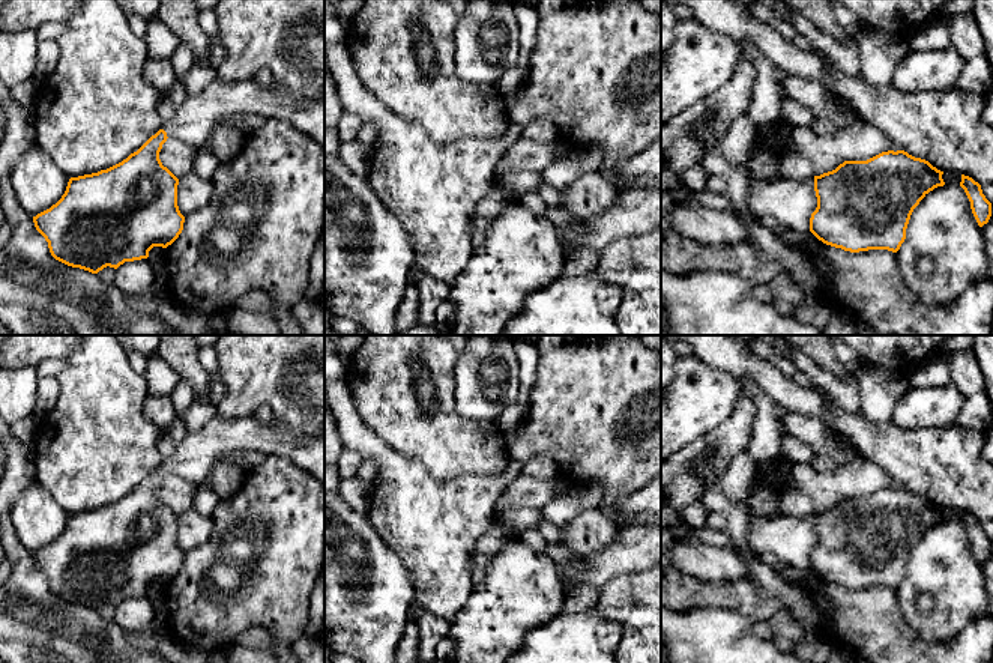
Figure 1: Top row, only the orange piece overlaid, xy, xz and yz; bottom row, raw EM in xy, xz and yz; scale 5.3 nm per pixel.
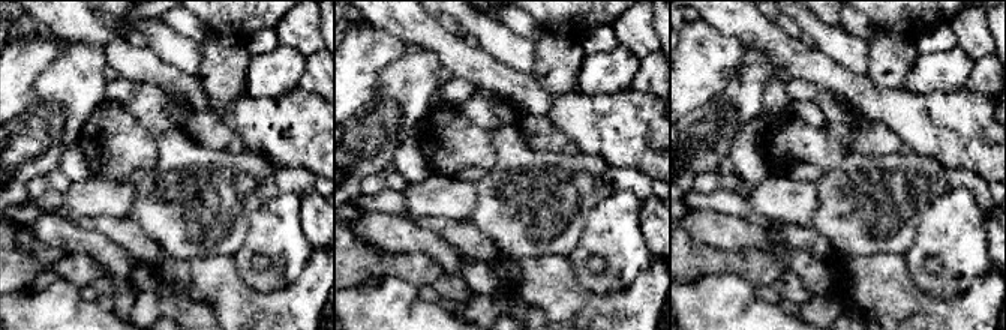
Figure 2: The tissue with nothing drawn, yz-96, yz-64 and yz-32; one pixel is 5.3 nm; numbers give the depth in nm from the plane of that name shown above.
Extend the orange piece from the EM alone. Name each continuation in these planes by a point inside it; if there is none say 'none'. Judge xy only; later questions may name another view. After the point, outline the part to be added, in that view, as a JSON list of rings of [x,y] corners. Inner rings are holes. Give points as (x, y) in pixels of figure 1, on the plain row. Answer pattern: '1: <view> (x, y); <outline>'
1: xy (194, 457); [[[216,415],[198,431],[188,431],[176,451],[162,460],[162,466],[168,475],[200,484],[218,459],[234,450],[284,456],[324,483],[324,434],[278,434],[264,428],[254,416],[228,419]]]

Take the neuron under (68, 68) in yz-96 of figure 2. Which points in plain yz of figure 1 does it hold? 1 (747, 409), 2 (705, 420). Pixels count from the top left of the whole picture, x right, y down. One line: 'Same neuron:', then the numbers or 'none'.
Same neuron: 1

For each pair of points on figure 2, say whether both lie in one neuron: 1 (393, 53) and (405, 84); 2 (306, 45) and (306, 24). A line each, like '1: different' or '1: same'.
1: different
2: same

